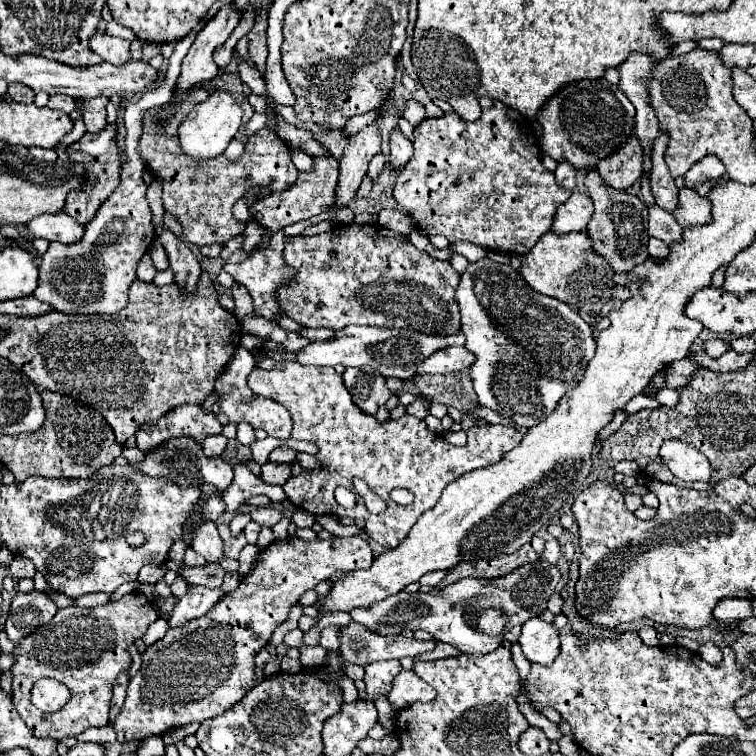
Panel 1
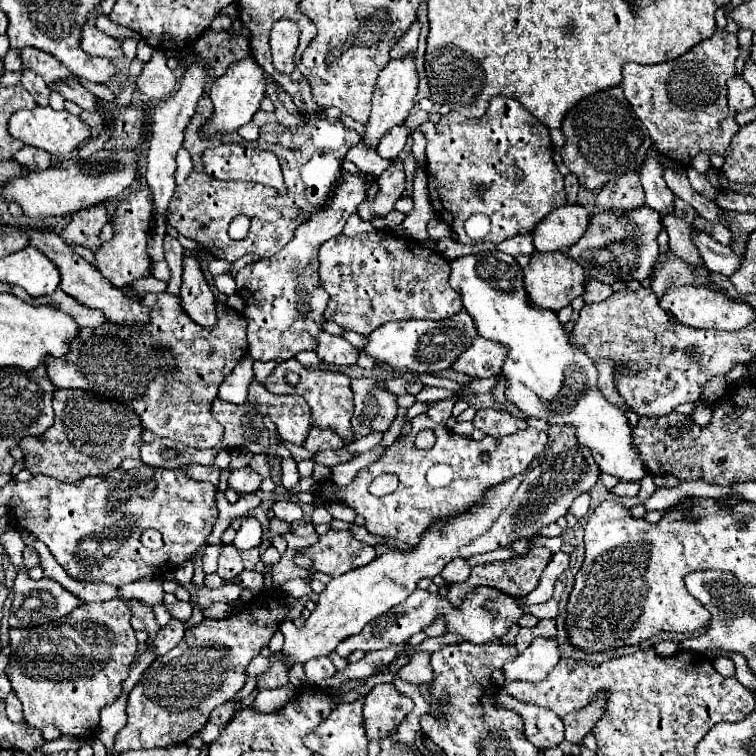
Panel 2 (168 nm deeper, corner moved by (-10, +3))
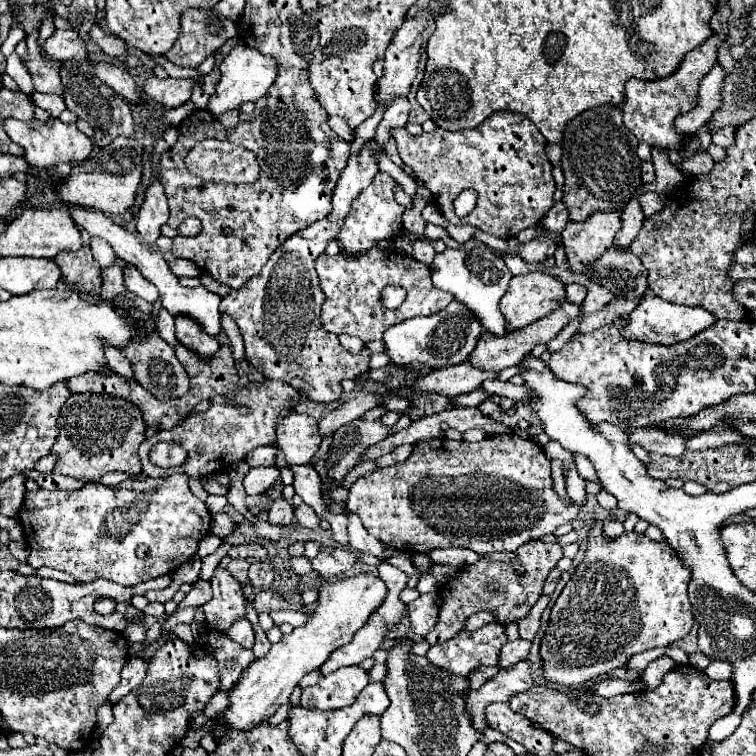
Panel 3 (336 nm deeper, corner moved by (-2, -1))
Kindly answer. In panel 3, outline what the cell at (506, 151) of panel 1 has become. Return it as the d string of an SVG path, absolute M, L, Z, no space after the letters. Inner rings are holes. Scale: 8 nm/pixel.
M500 110L500 112L492 114L492 118L486 118L484 124L480 124L472 130L448 132L448 130L436 128L434 132L424 132L422 136L412 136L406 128L396 128L392 132L392 136L398 144L398 154L400 154L402 162L416 172L416 176L430 190L432 204L452 224L468 222L470 226L474 226L486 234L492 234L498 238L512 238L528 226L538 226L540 220L544 218L544 214L554 204L556 182L552 178L552 164L546 158L546 139L524 114ZM466 188L474 188L478 192L478 202L476 202L474 212L470 212L464 218L458 218L454 214L452 202Z

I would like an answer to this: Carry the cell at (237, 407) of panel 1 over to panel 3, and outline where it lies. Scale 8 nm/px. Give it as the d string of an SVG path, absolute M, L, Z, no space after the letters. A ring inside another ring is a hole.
M292 410L292 414L276 426L276 444L288 464L310 464L320 442L318 422L312 416Z

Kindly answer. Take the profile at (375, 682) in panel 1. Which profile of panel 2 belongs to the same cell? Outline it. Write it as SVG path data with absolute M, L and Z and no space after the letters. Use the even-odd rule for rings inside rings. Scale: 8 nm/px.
M378 684L364 700L364 730L368 740L386 738L412 708L414 702L400 696L392 684Z

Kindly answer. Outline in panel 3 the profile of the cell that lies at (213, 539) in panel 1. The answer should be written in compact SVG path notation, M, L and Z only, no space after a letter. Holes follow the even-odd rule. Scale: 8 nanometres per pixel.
M220 564L216 568L216 574L210 578L210 584L212 584L212 600L204 604L204 612L206 612L206 622L208 626L218 626L220 630L226 630L236 618L242 618L244 616L244 596L242 596L242 586L240 582Z

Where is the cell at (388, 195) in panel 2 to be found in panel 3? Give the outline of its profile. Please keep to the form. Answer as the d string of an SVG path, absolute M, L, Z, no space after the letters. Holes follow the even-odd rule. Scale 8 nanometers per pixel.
M380 172L380 174L376 174L374 182L358 194L358 198L352 202L352 210L350 210L346 222L344 222L344 228L336 236L340 240L340 252L358 254L362 250L374 248L376 240L390 238L390 234L394 230L402 228L402 212L404 212L404 206L400 206L394 200L392 188L394 188L394 180L388 174Z

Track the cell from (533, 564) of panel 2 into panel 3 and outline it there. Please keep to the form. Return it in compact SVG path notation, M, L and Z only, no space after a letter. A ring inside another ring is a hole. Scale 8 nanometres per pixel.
M532 540L532 542L526 542L524 546L520 546L518 554L520 554L522 572L516 572L512 568L512 564L506 564L506 562L478 560L472 566L464 566L452 582L444 584L438 624L432 632L426 634L426 640L430 644L442 644L442 642L454 638L462 630L464 620L480 610L494 612L494 616L500 624L524 618L530 612L530 608L536 604L536 600L540 598L548 572L562 558L562 548L560 548L560 544L546 544L542 540Z

